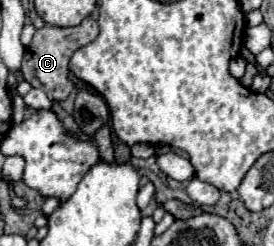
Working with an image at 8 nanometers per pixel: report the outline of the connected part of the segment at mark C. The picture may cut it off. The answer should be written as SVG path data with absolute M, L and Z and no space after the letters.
M86 17L78 27L52 27L52 25L44 25L42 29L38 29L34 33L34 39L26 51L26 59L22 63L22 73L24 79L32 85L42 89L52 101L64 101L72 89L74 83L70 81L70 71L68 71L68 61L72 57L72 53L88 43L92 43L98 37L98 23L90 17Z

